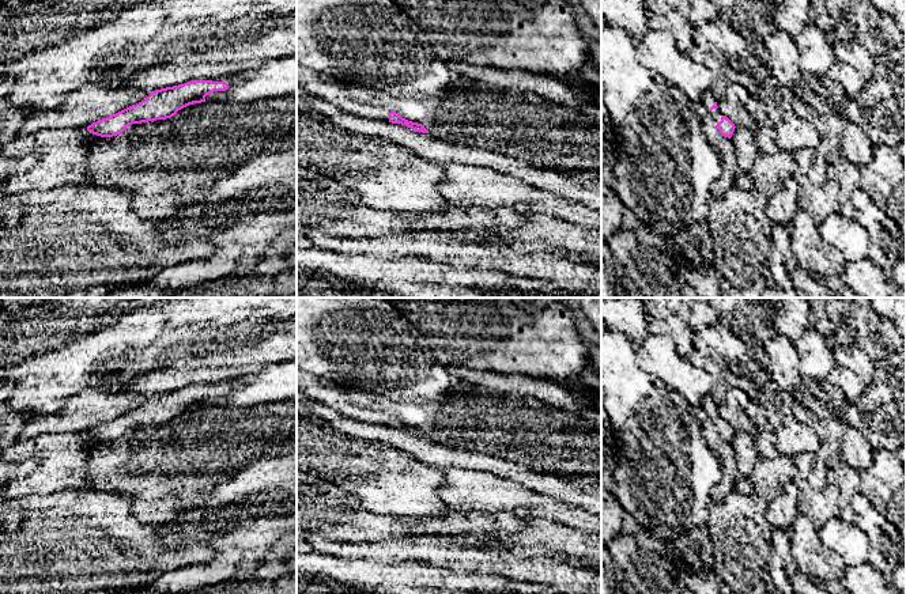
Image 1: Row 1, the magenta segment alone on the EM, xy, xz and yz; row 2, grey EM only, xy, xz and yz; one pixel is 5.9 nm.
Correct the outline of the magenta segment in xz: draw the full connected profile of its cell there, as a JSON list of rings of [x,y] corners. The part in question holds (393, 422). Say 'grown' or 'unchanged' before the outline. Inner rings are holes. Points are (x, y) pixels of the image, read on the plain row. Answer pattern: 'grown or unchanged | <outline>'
grown | [[[298,367],[297,389],[318,404],[329,406],[347,417],[371,424],[401,428],[412,435],[429,438],[422,428],[408,425],[399,417],[389,416],[386,412],[371,410],[356,405],[351,401],[352,390],[350,387],[341,386],[325,378],[320,378]]]

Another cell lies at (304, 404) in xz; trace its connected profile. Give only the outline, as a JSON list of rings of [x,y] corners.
[[[297,389],[297,415],[309,419],[317,425],[321,425],[321,420],[312,412],[316,405],[318,405],[317,401],[309,398],[305,393]]]

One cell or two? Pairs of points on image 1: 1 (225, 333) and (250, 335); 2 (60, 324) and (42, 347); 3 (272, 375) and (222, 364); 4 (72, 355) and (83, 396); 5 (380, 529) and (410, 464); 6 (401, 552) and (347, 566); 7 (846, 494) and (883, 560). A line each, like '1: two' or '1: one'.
1: one
2: one
3: two
4: two
5: two
6: two
7: one

